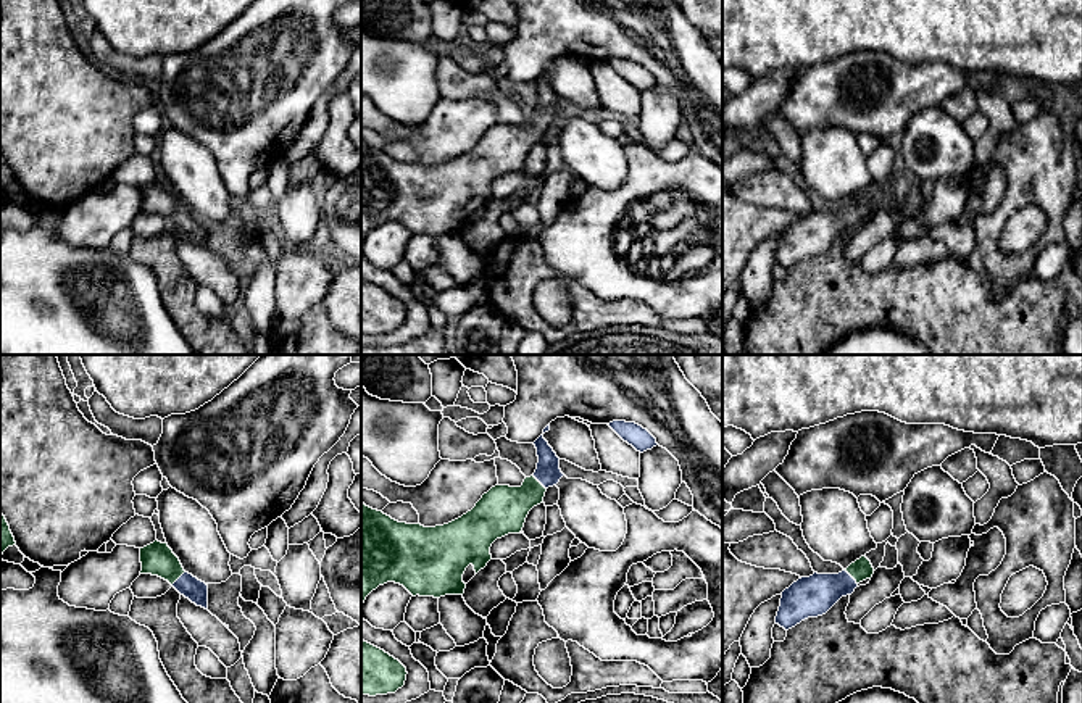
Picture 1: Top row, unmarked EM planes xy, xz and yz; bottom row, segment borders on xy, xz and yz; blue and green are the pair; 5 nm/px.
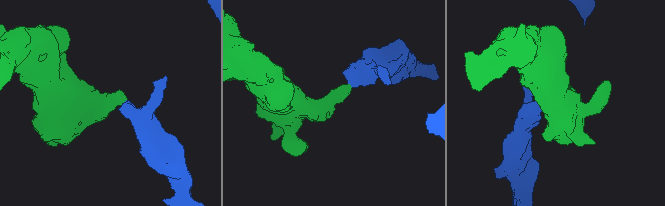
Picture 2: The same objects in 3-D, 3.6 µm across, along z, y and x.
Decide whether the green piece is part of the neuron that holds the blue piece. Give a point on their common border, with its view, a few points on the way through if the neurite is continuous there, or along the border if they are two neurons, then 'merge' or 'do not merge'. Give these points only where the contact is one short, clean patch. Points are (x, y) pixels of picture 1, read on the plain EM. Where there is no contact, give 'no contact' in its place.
yz (852, 216) | across yz (810, 236), (844, 223), (852, 216), (861, 208) | merge

